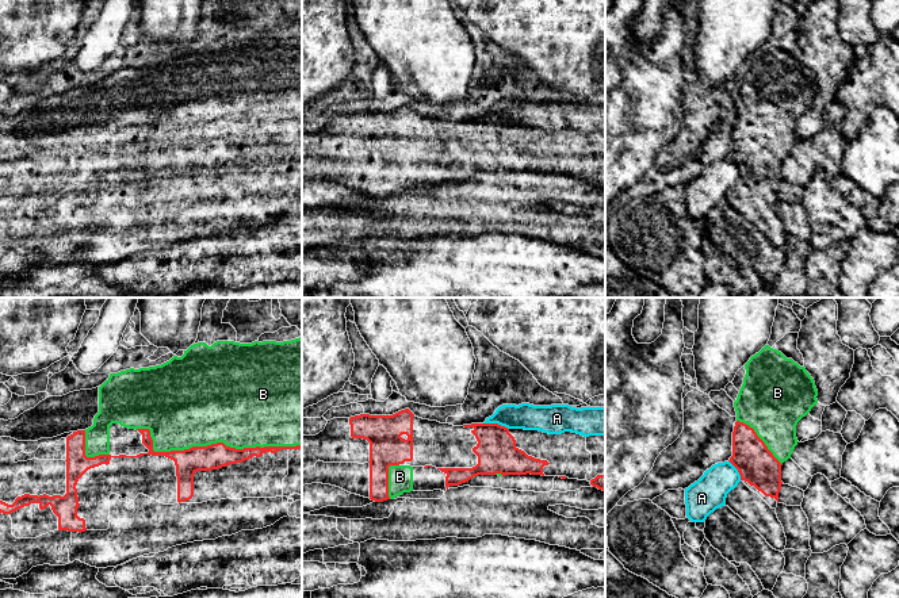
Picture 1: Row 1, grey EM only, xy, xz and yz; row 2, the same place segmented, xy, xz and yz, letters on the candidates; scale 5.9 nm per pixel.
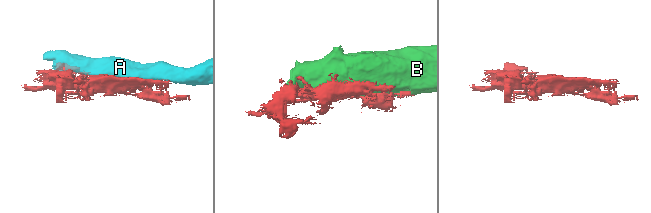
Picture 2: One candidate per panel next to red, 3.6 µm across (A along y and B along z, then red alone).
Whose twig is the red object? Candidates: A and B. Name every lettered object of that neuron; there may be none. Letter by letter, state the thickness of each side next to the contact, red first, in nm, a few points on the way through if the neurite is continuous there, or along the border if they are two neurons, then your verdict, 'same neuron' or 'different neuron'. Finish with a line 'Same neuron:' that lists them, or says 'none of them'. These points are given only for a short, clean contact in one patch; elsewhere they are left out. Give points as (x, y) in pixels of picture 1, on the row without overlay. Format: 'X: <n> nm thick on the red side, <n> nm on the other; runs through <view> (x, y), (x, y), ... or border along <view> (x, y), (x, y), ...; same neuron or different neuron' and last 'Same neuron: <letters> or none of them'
A: 240 nm thick on the red side, 160 nm on the other; different neuron
B: 150 nm thick on the red side, 500 nm on the other; same neuron
Same neuron: B

